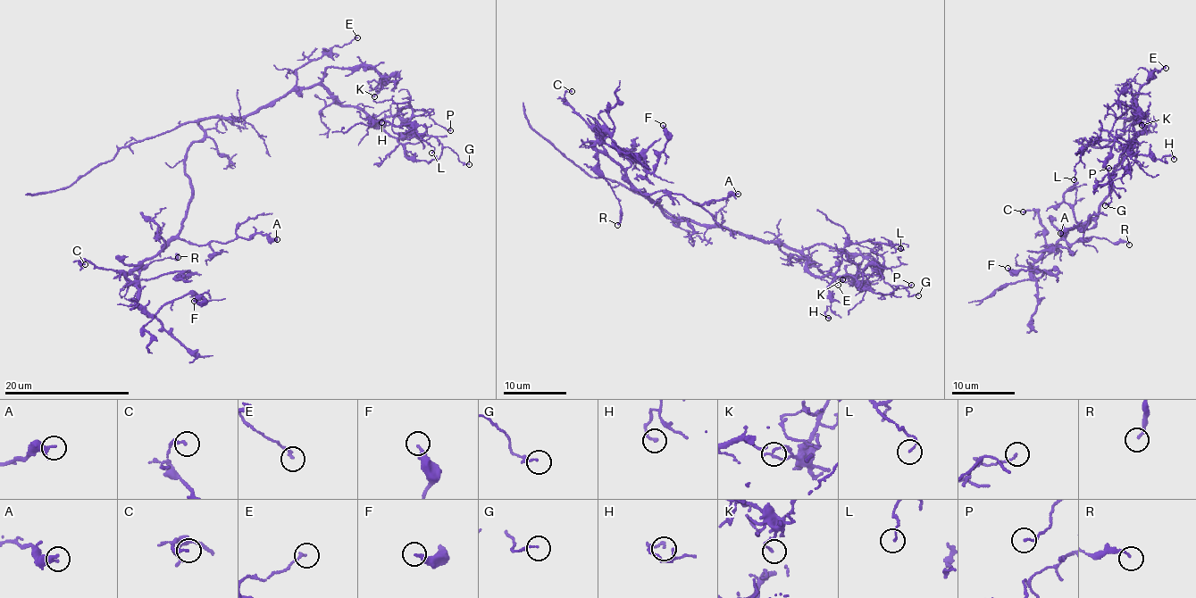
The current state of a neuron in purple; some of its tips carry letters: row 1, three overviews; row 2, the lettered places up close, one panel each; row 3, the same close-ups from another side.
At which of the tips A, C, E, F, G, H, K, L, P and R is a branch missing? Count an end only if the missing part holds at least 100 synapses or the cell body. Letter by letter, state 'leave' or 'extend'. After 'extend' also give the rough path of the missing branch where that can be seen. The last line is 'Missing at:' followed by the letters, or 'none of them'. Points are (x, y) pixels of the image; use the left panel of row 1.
A: leave
C: leave
E: leave
F: leave
G: leave
H: leave
K: leave
L: leave
P: leave
R: leave
Missing at: none of them

